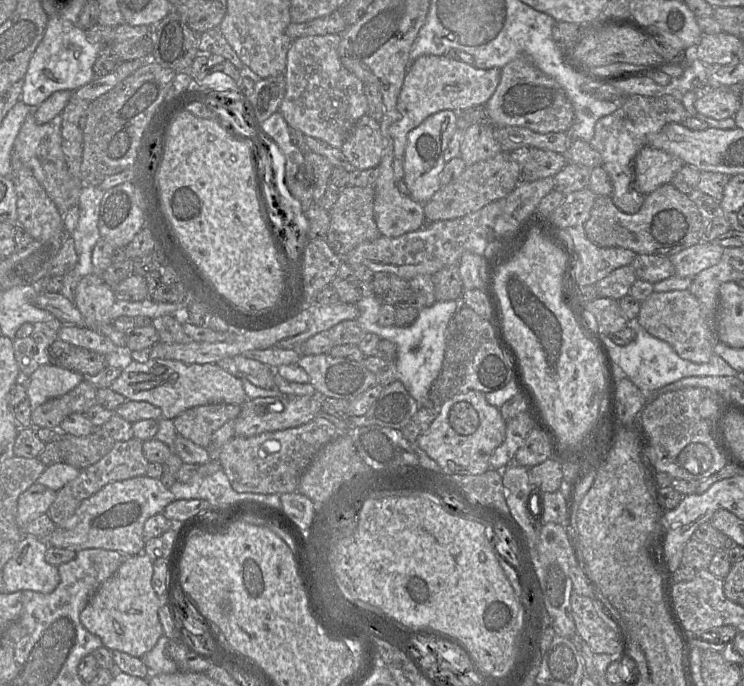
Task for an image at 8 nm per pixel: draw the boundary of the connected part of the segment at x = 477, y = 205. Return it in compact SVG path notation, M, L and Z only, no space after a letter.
M499 152L492 158L466 166L464 171L440 189L423 204L427 222L451 220L473 213L482 207L510 194L520 182L519 165L510 154Z

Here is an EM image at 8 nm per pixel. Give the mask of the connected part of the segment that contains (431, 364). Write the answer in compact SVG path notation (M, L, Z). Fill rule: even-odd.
M375 295L362 297L355 305L359 310L356 320L366 334L377 334L381 339L390 340L397 345L397 380L403 383L409 394L421 406L422 403L427 401L430 387L442 369L446 350L446 330L448 324L463 304L461 304L460 300L436 301L432 306L420 309L417 320L409 327L383 327L379 325L378 315L382 303Z

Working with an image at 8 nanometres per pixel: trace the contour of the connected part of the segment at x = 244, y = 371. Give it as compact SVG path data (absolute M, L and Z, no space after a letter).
M243 355L225 358L217 364L238 378L246 378L255 386L272 389L275 385L274 370L269 366Z

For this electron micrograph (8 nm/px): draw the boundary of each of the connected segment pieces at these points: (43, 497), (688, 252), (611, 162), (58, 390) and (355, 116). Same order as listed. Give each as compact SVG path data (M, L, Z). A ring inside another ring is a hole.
M37 482L32 484L18 499L16 517L18 527L24 531L32 519L47 513L56 497L56 491Z
M700 241L668 257L675 267L676 276L681 278L694 277L704 269L717 264L724 249L713 241Z
M670 94L633 95L625 97L613 113L596 122L589 143L601 155L601 166L609 175L613 187L612 201L621 211L636 213L645 200L645 195L635 188L633 162L639 150L646 145L647 137L657 133L668 123L682 123L688 116L680 97Z
M48 363L36 369L29 378L21 377L20 381L26 385L27 398L33 411L48 400L68 393L84 379L81 373Z
M338 33L304 36L292 40L287 52L286 91L279 106L279 111L290 128L301 131L305 136L320 139L338 149L341 149L355 123L368 113L363 82L341 63L338 53L340 41L341 35Z

